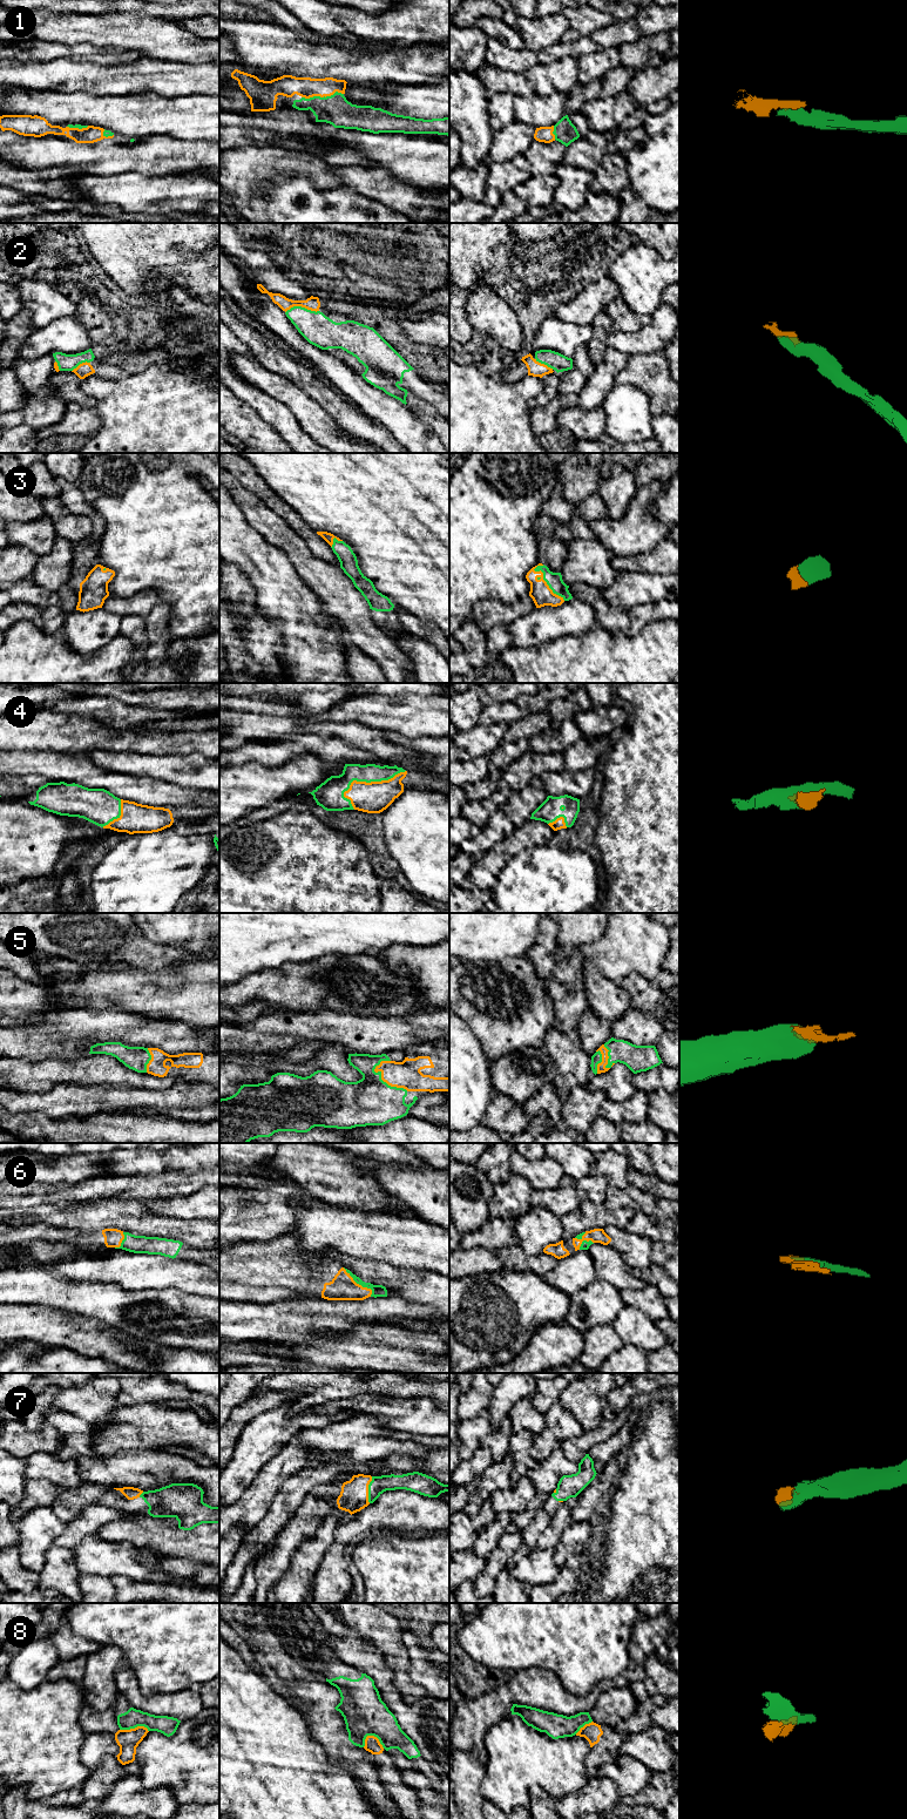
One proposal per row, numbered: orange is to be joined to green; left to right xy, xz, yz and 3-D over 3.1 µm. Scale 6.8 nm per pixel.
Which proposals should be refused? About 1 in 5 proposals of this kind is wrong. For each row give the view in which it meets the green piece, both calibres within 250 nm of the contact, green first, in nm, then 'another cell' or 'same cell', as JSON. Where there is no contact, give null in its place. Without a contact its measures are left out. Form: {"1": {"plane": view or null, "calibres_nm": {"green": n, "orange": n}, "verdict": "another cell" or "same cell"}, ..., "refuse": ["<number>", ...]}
{"1": {"plane": "xz", "calibres_nm": {"green": 200, "orange": 150}, "verdict": "same cell"}, "2": {"plane": "xz", "calibres_nm": {"green": 220, "orange": 90}, "verdict": "same cell"}, "3": {"plane": "yz", "calibres_nm": {"green": 110, "orange": 150}, "verdict": "same cell"}, "4": {"plane": "xz", "calibres_nm": {"green": 140, "orange": 220}, "verdict": "same cell"}, "5": {"plane": "xz", "calibres_nm": {"green": 320, "orange": 190}, "verdict": "same cell"}, "6": {"plane": "xz", "calibres_nm": {"green": 80, "orange": 180}, "verdict": "same cell"}, "7": {"plane": "xz", "calibres_nm": {"green": 120, "orange": 200}, "verdict": "same cell"}, "8": {"plane": "xz", "calibres_nm": {"green": 300, "orange": 110}, "verdict": "another cell"}, "refuse": ["8"]}

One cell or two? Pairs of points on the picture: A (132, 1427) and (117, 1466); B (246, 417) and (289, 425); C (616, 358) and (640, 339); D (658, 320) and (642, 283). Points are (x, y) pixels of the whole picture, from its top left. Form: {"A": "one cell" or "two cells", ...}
{"A": "two cells", "B": "two cells", "C": "two cells", "D": "two cells"}

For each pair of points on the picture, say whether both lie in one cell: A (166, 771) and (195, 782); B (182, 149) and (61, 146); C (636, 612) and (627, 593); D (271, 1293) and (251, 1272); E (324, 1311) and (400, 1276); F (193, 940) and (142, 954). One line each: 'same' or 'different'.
A: same
B: same
C: different
D: same
E: different
F: different

